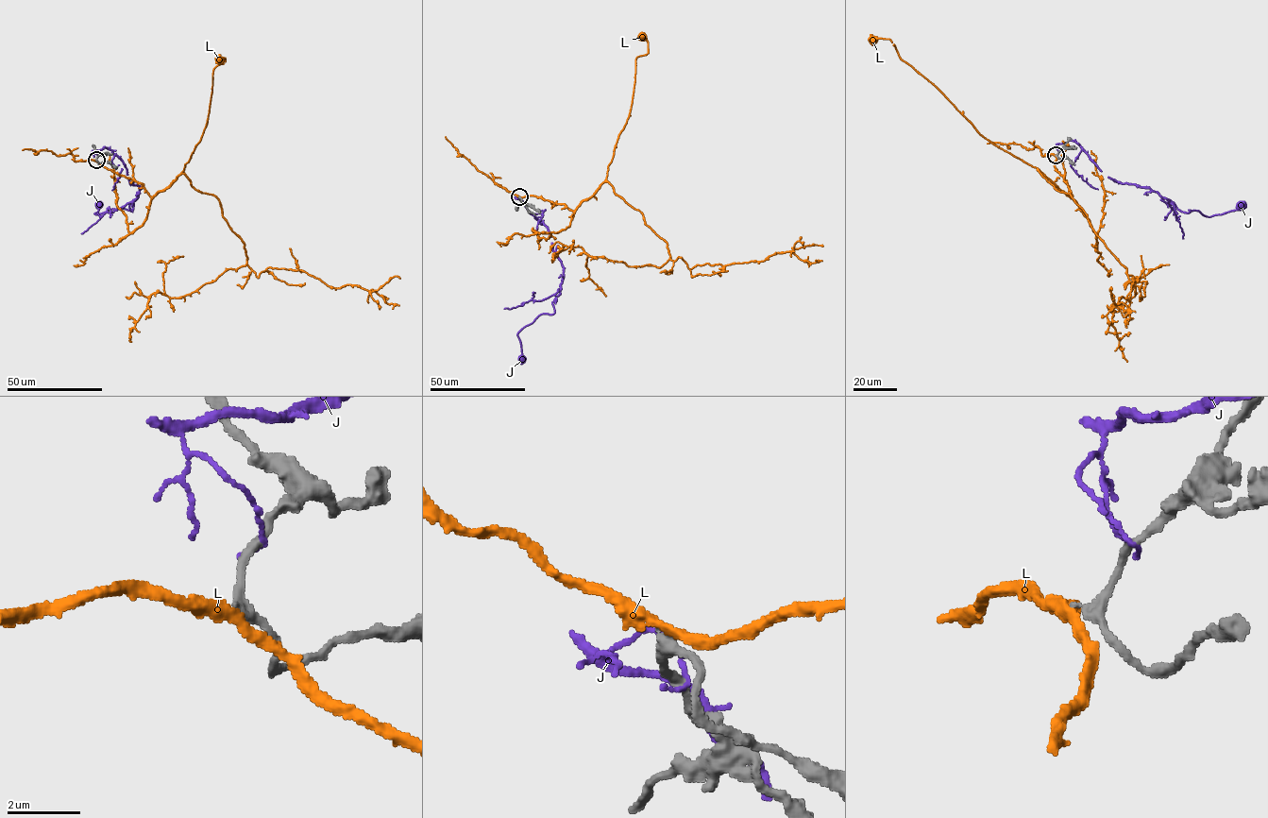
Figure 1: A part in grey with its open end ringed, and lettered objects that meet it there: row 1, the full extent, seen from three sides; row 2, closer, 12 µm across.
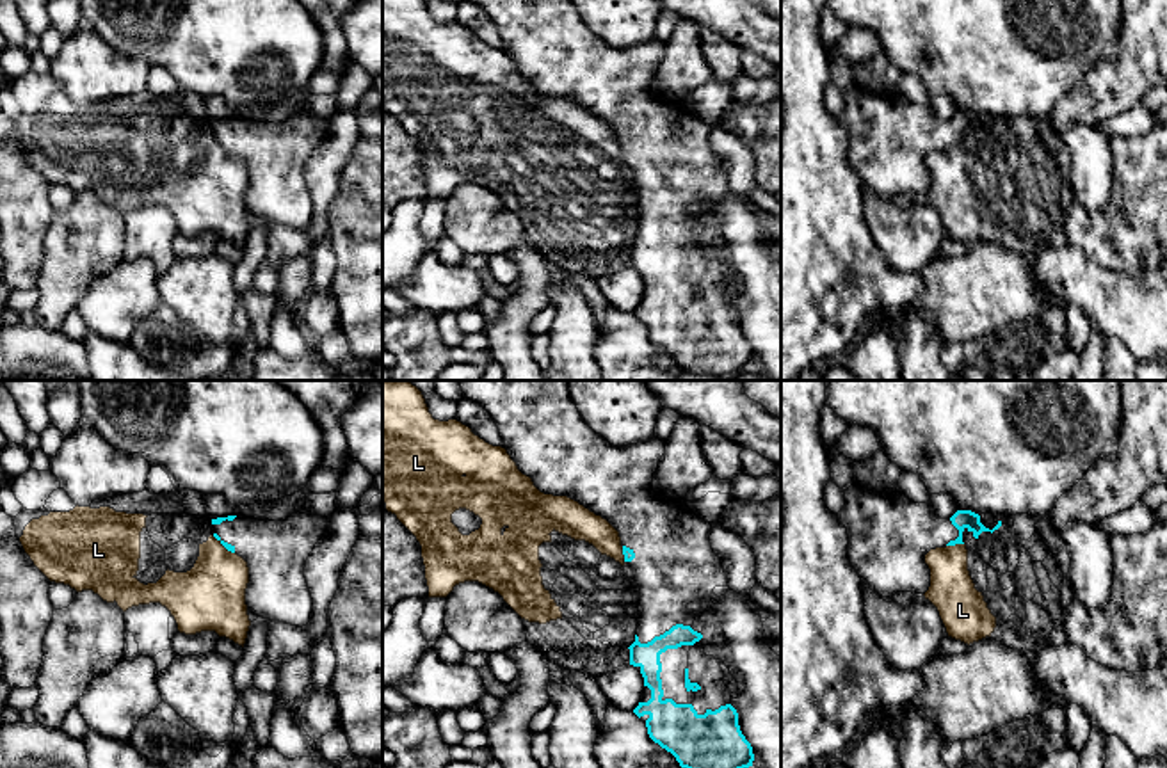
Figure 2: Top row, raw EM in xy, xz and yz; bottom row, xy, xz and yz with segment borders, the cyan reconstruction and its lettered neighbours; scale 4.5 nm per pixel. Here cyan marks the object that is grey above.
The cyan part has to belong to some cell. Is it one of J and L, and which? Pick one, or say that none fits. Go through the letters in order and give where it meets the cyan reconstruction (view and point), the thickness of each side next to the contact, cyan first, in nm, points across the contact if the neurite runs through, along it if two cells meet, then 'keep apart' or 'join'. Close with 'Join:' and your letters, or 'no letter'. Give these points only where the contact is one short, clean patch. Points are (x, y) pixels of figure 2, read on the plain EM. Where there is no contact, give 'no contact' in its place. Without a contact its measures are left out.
J: no contact; keep apart
L: contact yz (954, 146); calibres 90 and 200 nm; border yz (963, 144), (947, 148); keep apart
Join: no letter

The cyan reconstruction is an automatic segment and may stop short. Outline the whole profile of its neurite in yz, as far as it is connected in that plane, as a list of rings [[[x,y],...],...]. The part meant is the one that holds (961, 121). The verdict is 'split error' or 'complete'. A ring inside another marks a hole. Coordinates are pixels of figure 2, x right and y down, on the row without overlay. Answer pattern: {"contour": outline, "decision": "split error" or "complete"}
{"contour": [[[857,85],[845,92],[845,107],[836,117],[847,130],[847,155],[863,188],[882,199],[893,199],[897,194],[925,196],[930,188],[925,156],[930,151],[968,146],[971,140],[978,140],[982,133],[993,135],[1002,128],[998,123],[993,132],[986,130],[980,117],[971,112],[957,112],[950,121],[932,123],[927,105],[916,107],[900,94],[873,94]]], "decision": "split error"}

